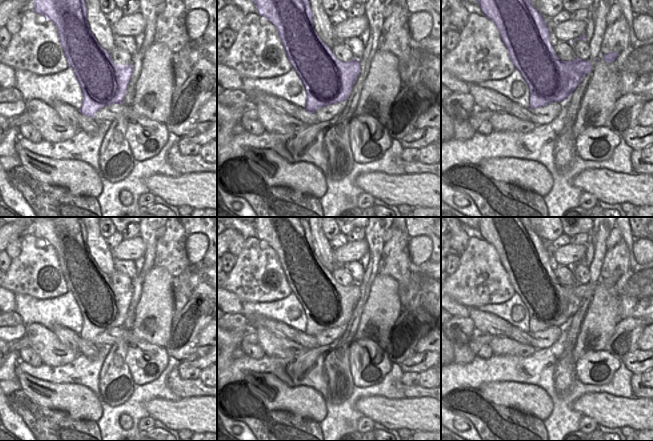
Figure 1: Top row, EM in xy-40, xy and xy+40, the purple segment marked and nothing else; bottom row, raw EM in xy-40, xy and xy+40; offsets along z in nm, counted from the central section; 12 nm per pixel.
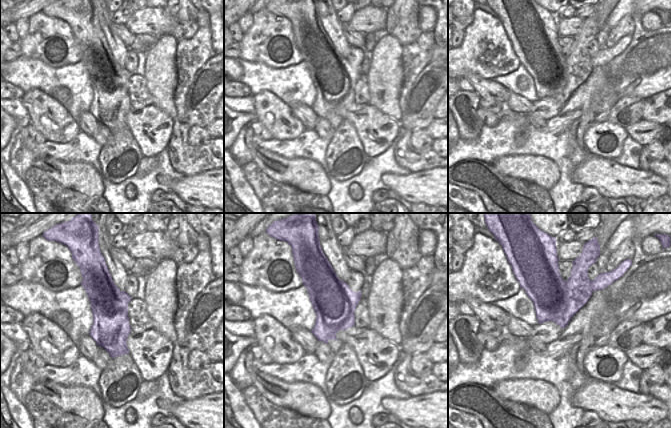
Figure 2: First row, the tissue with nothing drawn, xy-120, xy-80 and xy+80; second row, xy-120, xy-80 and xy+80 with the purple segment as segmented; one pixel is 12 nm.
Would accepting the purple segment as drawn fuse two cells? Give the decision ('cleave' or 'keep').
cleave

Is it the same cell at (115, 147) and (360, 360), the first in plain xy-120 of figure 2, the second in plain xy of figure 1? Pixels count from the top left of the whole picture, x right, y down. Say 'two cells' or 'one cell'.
two cells

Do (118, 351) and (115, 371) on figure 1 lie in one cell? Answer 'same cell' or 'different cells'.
same cell

